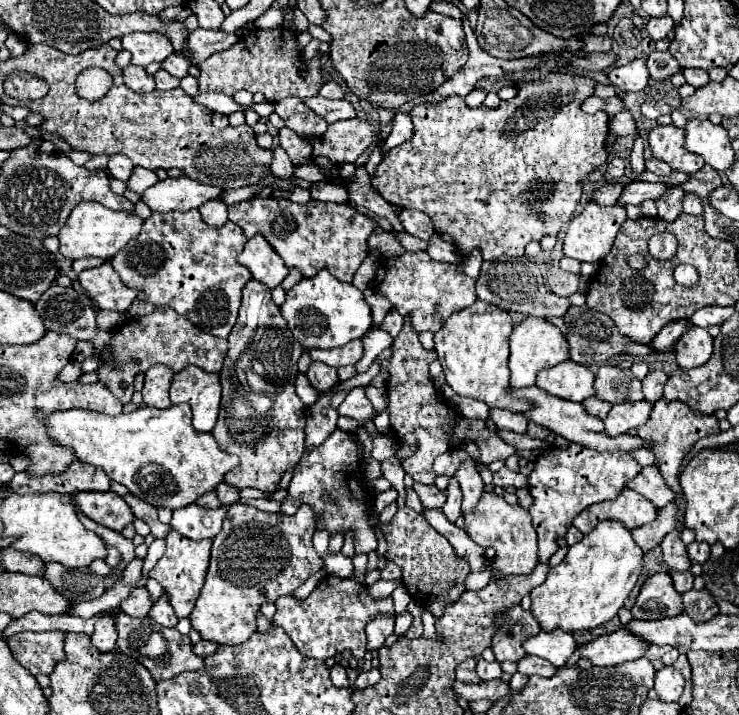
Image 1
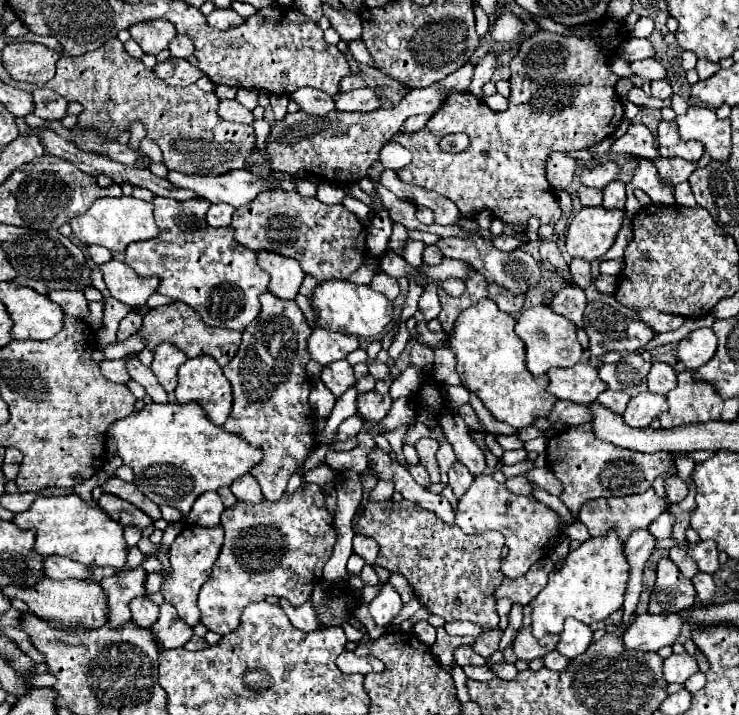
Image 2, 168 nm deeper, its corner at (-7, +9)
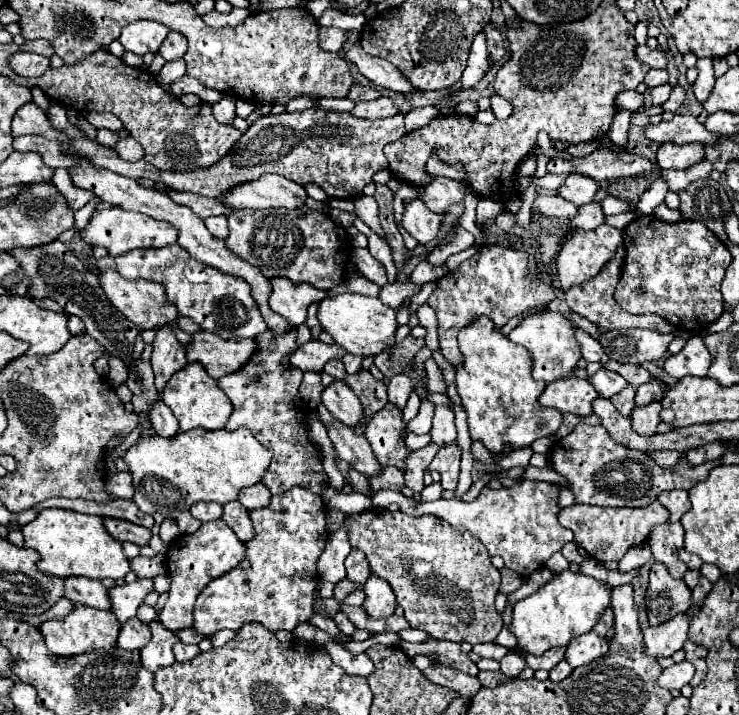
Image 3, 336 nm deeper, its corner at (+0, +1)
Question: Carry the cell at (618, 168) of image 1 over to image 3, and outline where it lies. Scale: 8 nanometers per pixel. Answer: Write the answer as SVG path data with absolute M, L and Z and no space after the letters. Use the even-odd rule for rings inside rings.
M569 174L563 186L559 188L559 194L577 206L583 206L593 202L597 188L599 184L593 182L593 178L585 178L583 174Z

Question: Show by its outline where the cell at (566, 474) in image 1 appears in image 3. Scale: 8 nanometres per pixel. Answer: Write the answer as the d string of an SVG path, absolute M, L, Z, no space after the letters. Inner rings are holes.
M577 424L569 436L553 444L549 452L549 464L557 474L561 474L569 482L569 488L575 494L577 504L595 504L595 506L613 504L619 508L649 506L663 490L673 490L673 488L689 490L693 488L693 484L703 480L715 466L713 462L705 462L701 466L689 466L687 460L681 458L681 462L673 470L665 470L657 466L649 454L631 450L611 440L603 426L587 426L587 424Z

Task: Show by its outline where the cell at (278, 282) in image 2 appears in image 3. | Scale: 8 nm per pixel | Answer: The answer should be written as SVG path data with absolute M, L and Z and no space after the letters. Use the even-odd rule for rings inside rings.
M271 278L273 290L269 296L269 306L273 312L281 314L293 326L299 326L307 318L307 306L311 302L321 302L329 292L317 290L309 284L293 284L289 278Z

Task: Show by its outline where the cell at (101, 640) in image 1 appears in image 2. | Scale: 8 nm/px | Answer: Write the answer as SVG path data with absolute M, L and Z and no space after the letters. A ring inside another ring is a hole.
M136 568L136 570L120 570L110 578L104 578L100 582L100 586L104 588L104 592L108 594L108 624L110 626L124 626L132 620L130 616L130 600L138 598L138 596L146 596L146 582L148 572L144 568Z

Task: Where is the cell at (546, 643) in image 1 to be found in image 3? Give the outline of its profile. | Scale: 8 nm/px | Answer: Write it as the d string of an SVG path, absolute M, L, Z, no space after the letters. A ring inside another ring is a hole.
M587 632L581 634L577 638L573 638L573 642L569 642L567 652L565 652L565 660L577 668L583 664L589 664L591 660L603 656L609 650L609 640L597 636L595 632Z

